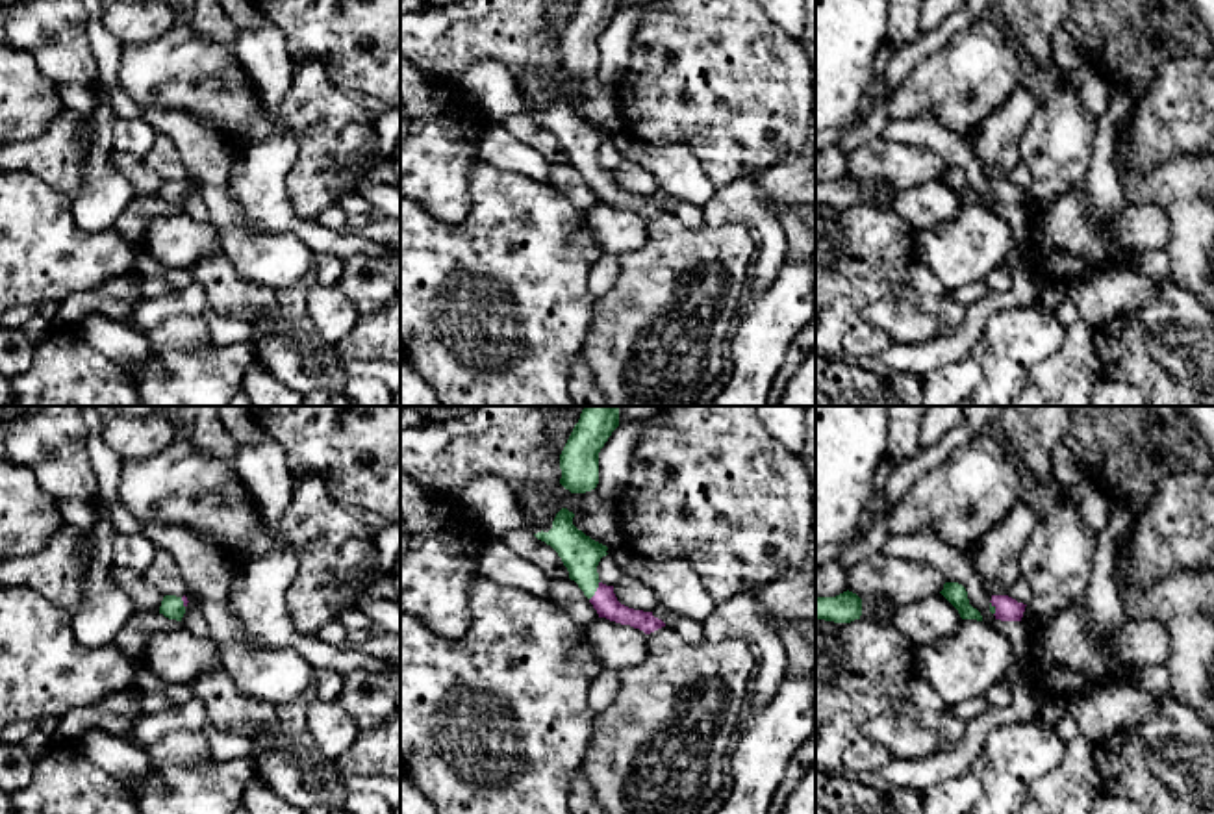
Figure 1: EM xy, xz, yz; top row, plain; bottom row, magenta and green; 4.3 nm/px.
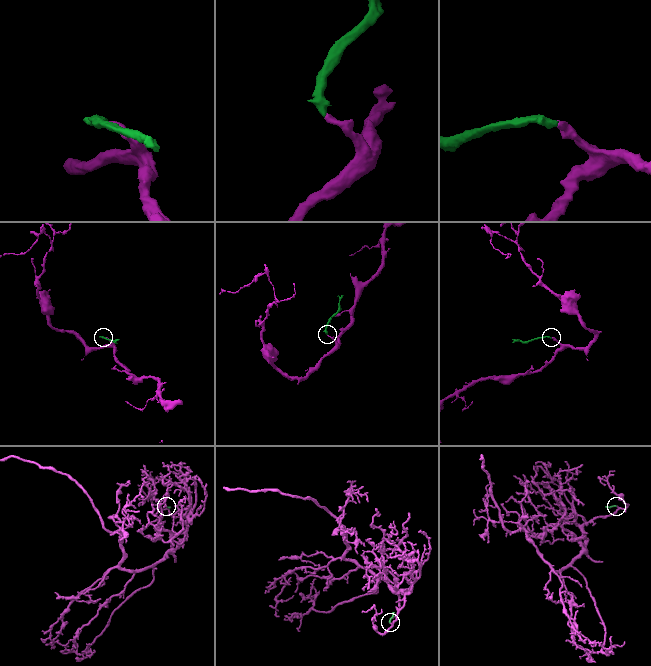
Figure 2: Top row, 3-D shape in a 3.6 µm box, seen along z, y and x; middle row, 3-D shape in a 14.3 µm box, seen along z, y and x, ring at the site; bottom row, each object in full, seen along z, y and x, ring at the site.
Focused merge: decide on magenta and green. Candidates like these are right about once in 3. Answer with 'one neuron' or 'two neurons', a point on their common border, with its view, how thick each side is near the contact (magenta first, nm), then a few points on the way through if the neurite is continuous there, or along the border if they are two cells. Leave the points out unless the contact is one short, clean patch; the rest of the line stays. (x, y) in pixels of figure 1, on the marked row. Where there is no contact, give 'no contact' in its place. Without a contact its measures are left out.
one neuron; meets magenta in xz at (597, 590); 110 nm thick on the magenta side, 170 nm on the other; runs through xz (605, 601), (597, 590), (582, 570), (581, 555)

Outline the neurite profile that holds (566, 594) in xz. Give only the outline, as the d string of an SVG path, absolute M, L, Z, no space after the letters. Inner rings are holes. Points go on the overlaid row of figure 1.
M549 579L549 599L552 599L562 610L565 610L575 623L589 627L599 619L597 610L571 579Z

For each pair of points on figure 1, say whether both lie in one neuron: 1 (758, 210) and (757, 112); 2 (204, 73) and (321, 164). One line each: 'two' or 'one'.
1: two
2: one

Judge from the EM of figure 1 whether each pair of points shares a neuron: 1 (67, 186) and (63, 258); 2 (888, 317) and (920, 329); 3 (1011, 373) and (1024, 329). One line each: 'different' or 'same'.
1: different
2: same
3: same

